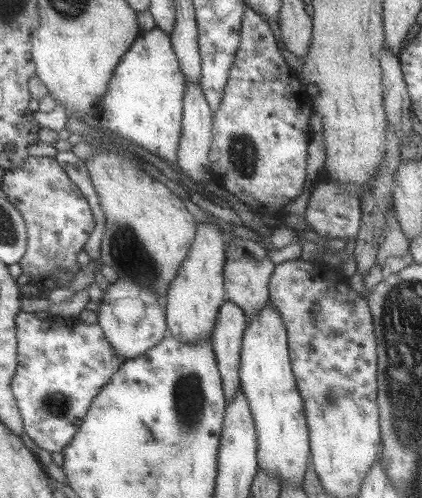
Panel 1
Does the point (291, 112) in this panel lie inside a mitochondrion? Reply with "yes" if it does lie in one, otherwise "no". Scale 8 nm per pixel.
no

